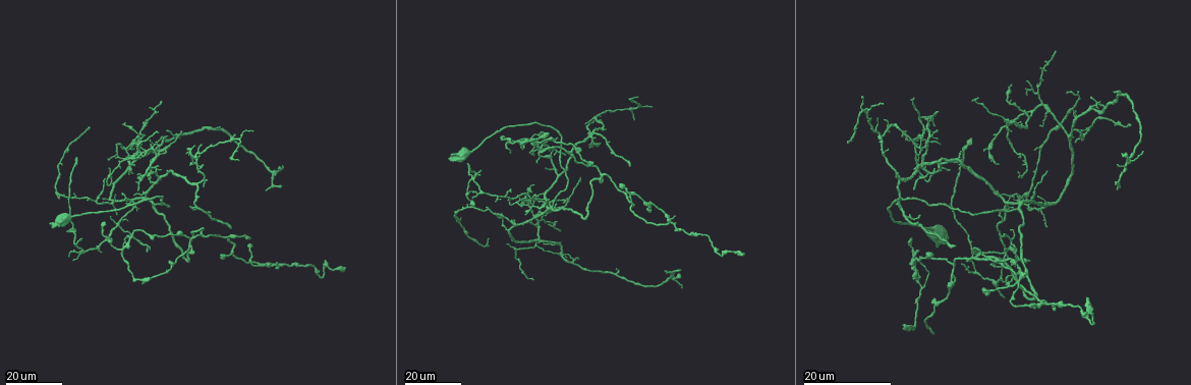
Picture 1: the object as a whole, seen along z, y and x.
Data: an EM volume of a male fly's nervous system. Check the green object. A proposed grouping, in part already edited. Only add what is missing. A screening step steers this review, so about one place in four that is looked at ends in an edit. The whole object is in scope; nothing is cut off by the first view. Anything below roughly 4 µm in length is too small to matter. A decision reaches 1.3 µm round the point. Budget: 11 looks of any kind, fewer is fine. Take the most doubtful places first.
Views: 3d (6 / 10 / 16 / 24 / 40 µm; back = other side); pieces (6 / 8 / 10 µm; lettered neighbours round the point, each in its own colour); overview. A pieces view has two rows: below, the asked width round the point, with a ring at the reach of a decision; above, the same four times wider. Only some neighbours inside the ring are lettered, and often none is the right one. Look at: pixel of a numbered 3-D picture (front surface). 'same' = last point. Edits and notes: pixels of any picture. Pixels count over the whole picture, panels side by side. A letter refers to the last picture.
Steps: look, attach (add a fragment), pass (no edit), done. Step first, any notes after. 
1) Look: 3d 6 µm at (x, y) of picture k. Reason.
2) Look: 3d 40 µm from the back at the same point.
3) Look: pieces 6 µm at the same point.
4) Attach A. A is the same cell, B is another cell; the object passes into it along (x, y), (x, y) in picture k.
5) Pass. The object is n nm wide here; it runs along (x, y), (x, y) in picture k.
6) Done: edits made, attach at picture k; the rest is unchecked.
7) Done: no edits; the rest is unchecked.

Look: 3d 24 µm at (541, 152) of picture 1. Thin end.

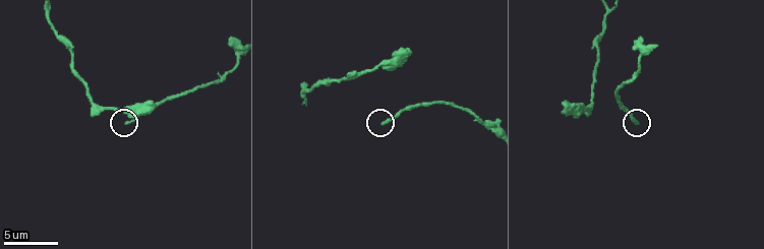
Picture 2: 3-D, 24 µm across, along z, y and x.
Look: pieces 8 µm at (384, 124) of picture 2. What lies round it.

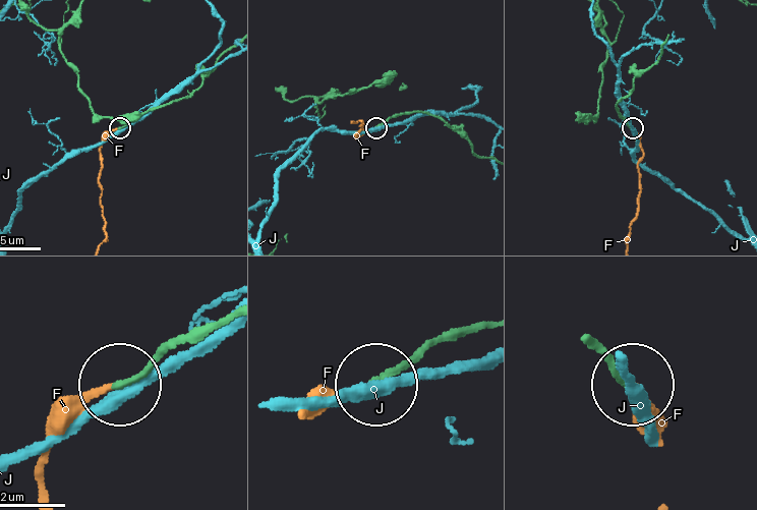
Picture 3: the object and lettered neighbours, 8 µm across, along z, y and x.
Attach F. F is the same cell, J is another cell; the object passes into it along (202, 325), (99, 391), (57, 432), (41, 489) in picture 3; the neuron continues.

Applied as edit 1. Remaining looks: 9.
Look: overview.

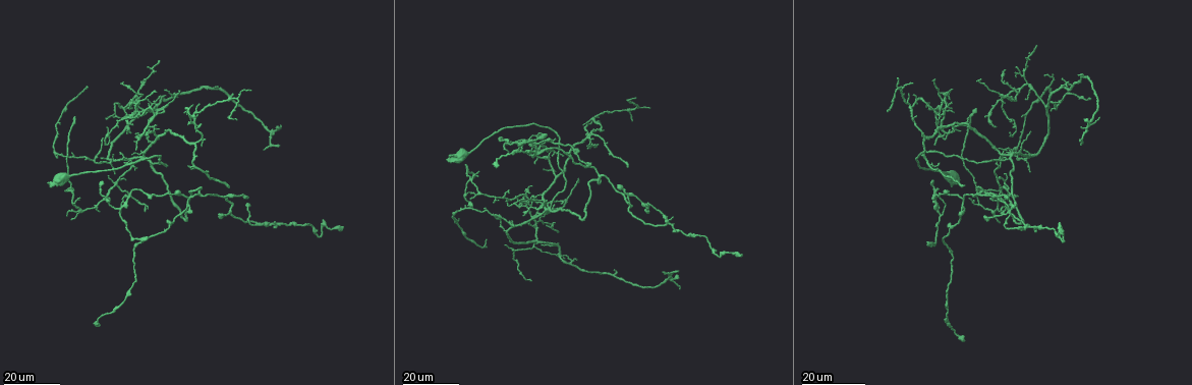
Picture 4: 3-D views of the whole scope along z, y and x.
Look: 3d 16 µm at (628, 167) of picture 4. Branch stops here.

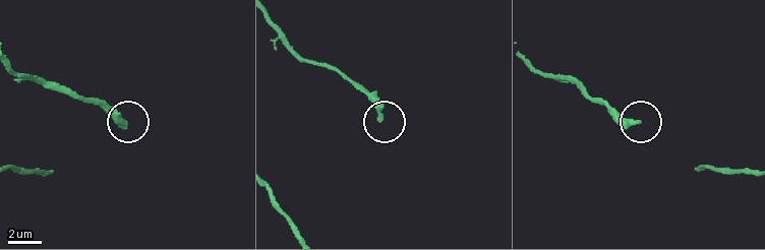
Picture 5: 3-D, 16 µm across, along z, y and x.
Look: pieces 6 µm at (381, 119) of picture 5.

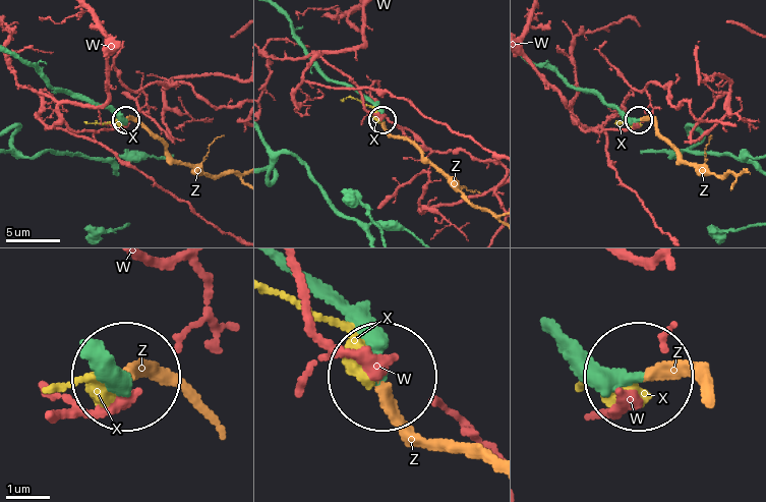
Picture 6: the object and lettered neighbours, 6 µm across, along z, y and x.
Attach Z. Z is the same cell, W and X are other cells; the object passes into it along (562, 343), (627, 377), (704, 387) in picture 6; the neuron continues.

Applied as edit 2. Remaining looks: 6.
Look: 3d 16 µm at (1086, 121) of picture 4. An open end.

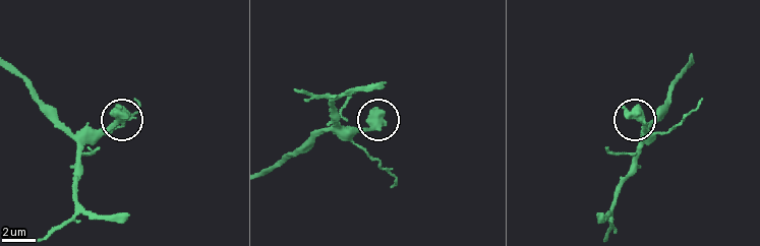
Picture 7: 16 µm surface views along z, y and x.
Look: pieces 8 µm at (627, 110) of picture 7.

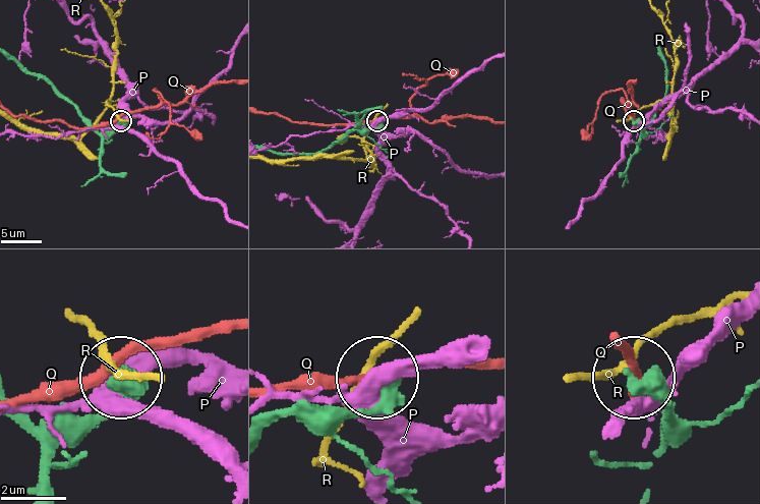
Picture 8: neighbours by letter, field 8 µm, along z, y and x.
Pass. The object is 490 nm wide here; P, Q and R are other cells; none of them fits.

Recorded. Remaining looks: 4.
Look: 3d 16 µm at (280, 147) of picture 4. End of a long branch.

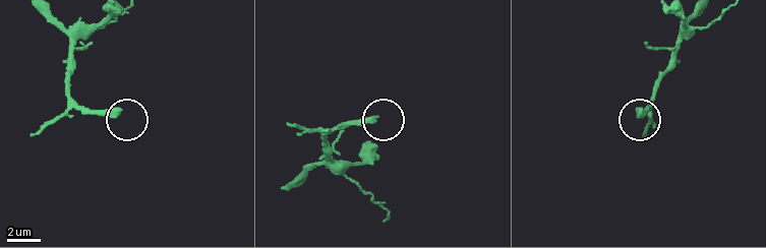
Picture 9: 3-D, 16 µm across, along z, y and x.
Look: pieces 10 µm at (117, 111) of picture 9. What lies round it.

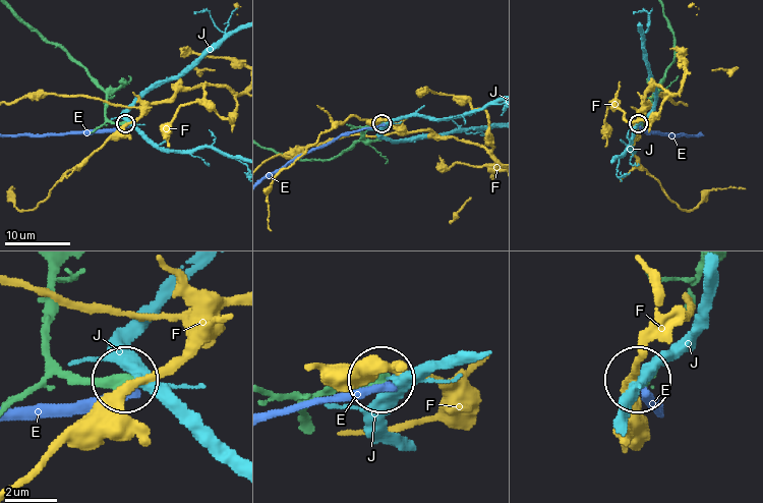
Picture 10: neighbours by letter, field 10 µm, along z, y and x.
Pass. E, F and J are other cells; no lettered fragment goes on from it.

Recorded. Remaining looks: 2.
Look: 3d 24 µm at (619, 185) of picture 4. An open end.

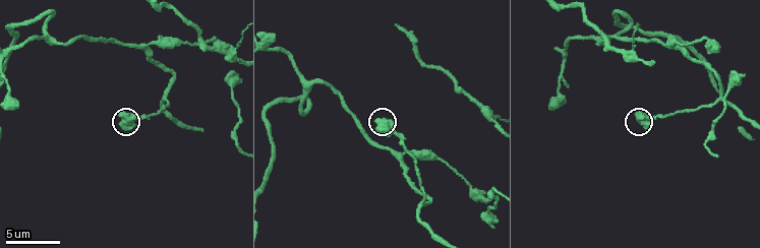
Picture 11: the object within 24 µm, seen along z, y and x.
Look: pieces 10 µm at (377, 119) of picture 11. What lies round it.

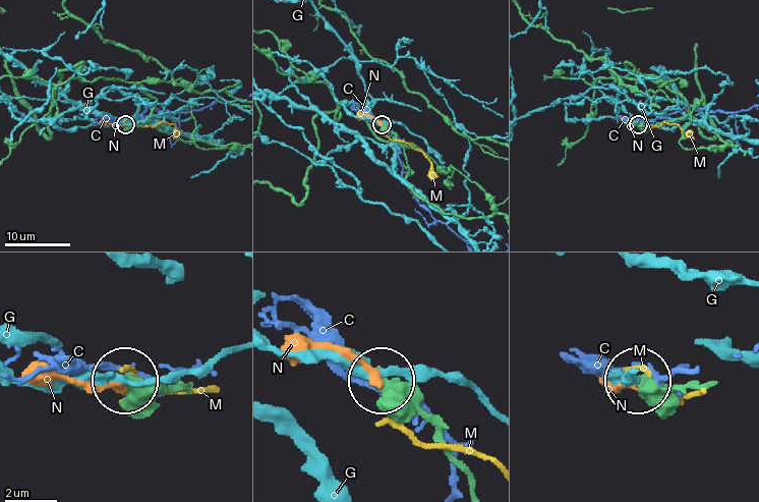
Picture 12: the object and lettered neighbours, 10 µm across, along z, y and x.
Pass. C, G, M and N are other cells; it runs along (473, 489), (433, 423), (384, 386) in picture 12; none of them fits.

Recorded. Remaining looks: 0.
Done: edits made, attach at picture 3, attach at picture 6; the rest is unchecked.

